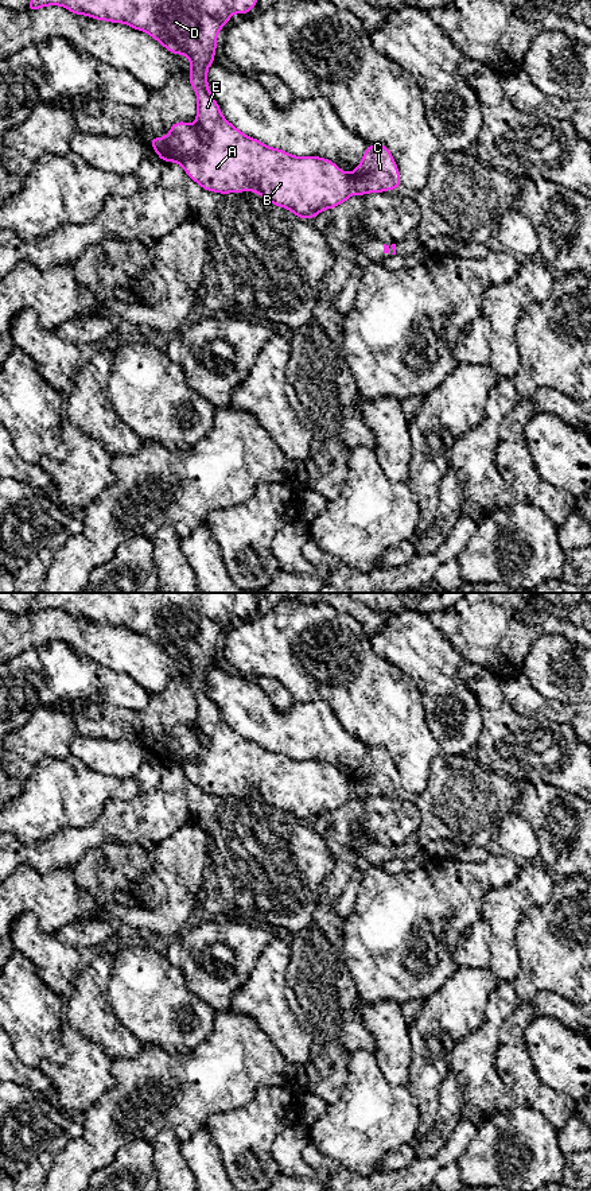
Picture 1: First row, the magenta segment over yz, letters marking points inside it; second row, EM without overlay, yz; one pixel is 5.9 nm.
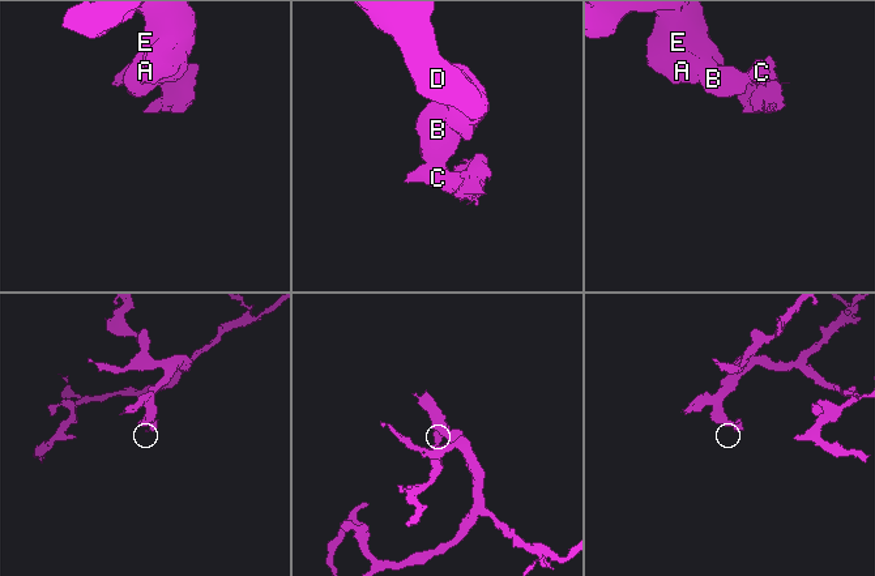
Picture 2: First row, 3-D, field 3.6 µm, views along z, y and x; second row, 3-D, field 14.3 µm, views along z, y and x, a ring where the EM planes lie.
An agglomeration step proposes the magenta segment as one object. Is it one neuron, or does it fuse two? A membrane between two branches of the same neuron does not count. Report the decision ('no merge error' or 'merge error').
merge error

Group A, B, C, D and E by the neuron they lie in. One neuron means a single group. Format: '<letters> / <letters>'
A B D E / C

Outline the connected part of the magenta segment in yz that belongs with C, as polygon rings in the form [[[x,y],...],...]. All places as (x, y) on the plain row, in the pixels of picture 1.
[[[369,748],[358,771],[349,777],[354,799],[400,792],[398,771],[385,748]]]

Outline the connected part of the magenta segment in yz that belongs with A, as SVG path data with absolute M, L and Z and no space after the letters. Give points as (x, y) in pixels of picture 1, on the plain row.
M36 593L26 613L47 609L62 609L96 624L125 626L147 636L170 656L188 660L188 684L198 703L195 728L178 725L167 740L148 745L163 765L179 767L205 794L221 798L256 795L273 810L283 810L306 823L346 806L353 798L349 777L331 764L293 760L242 737L221 718L209 694L207 672L214 666L217 639L233 616L244 620L257 609L257 593Z

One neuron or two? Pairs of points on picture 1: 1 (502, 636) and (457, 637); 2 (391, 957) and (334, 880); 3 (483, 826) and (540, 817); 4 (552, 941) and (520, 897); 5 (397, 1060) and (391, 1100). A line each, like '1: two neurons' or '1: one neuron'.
1: one neuron
2: two neurons
3: two neurons
4: two neurons
5: two neurons

